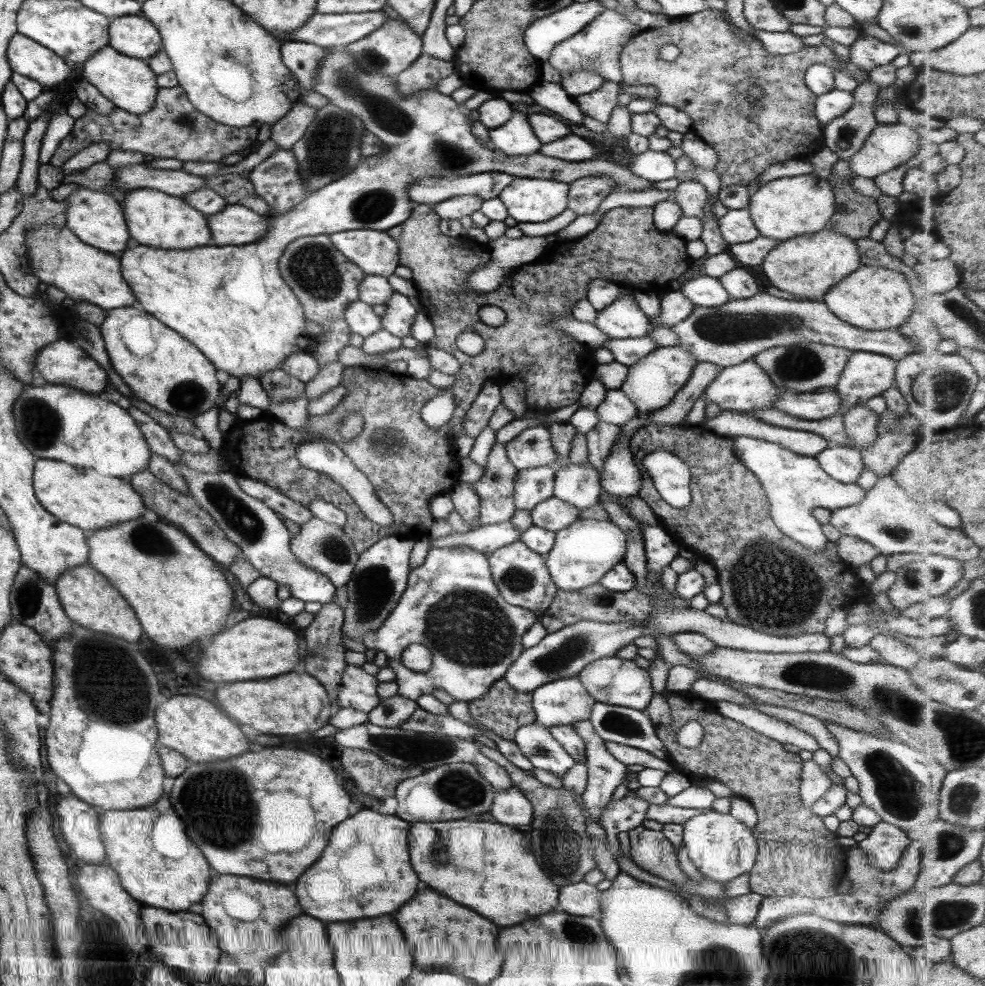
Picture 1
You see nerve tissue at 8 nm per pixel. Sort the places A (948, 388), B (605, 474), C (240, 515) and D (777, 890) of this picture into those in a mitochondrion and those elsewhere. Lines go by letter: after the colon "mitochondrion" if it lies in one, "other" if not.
A: mitochondrion
B: other
C: mitochondrion
D: other

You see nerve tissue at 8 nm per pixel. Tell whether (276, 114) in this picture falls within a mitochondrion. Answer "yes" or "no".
no

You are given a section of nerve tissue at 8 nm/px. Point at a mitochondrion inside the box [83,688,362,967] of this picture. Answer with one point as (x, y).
(225, 836)

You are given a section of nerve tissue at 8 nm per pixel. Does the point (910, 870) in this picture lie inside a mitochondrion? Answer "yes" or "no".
no

